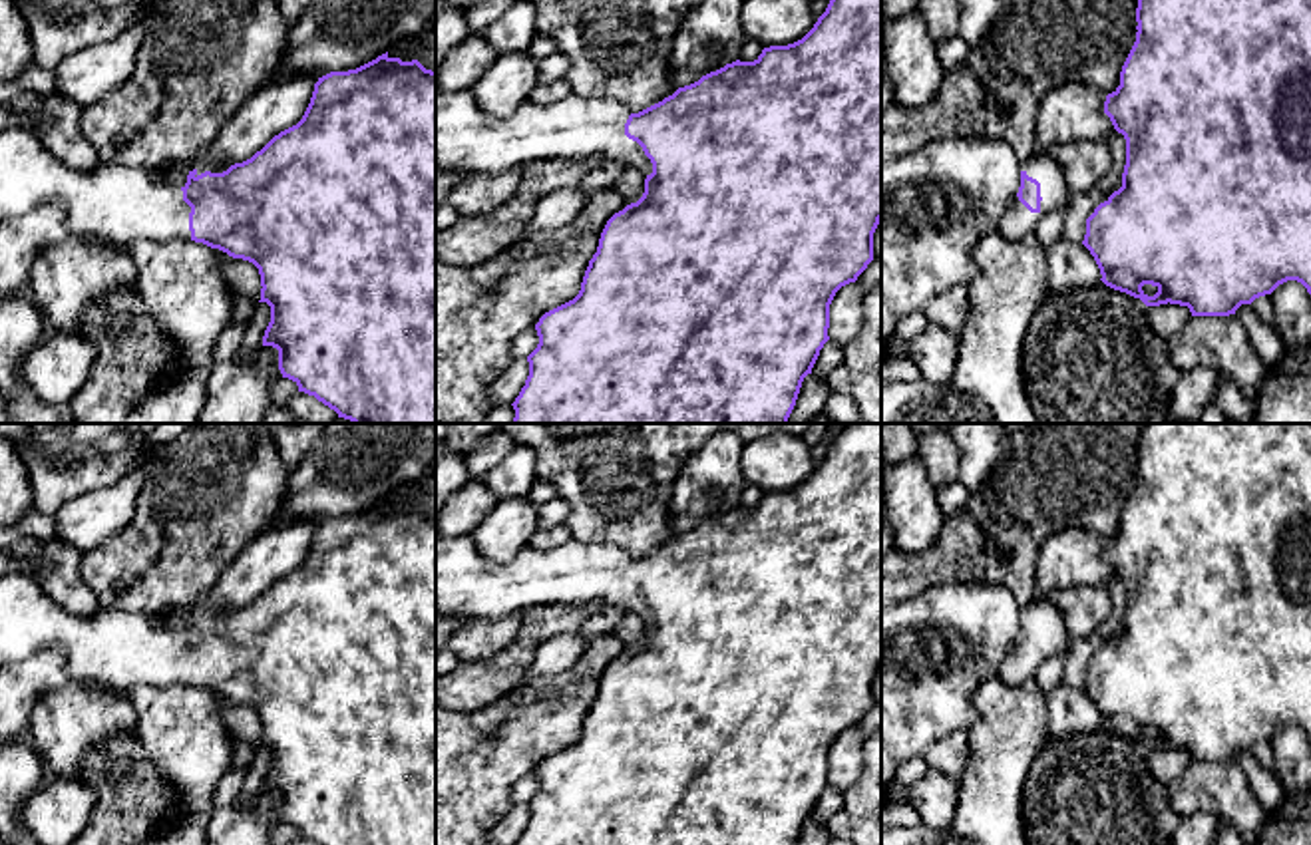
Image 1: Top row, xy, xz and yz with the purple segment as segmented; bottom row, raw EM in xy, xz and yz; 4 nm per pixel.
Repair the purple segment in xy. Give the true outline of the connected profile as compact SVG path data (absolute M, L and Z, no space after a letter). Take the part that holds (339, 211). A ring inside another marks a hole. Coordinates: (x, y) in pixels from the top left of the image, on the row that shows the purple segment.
M388 52L348 72L330 72L314 84L310 103L302 119L275 135L261 151L223 173L193 169L187 183L177 187L163 179L161 169L129 169L101 163L94 171L78 171L54 157L42 141L26 127L0 131L0 223L20 217L42 203L58 201L66 209L70 235L90 235L115 245L129 241L195 241L219 249L233 258L253 262L261 274L261 300L271 306L271 322L263 346L279 350L279 370L292 380L298 392L318 402L352 423L436 423L436 72L426 70L418 60L402 62Z

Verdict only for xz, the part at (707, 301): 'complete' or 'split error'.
split error

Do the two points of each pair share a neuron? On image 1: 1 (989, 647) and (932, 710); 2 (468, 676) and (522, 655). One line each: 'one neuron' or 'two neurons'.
1: one neuron
2: one neuron

